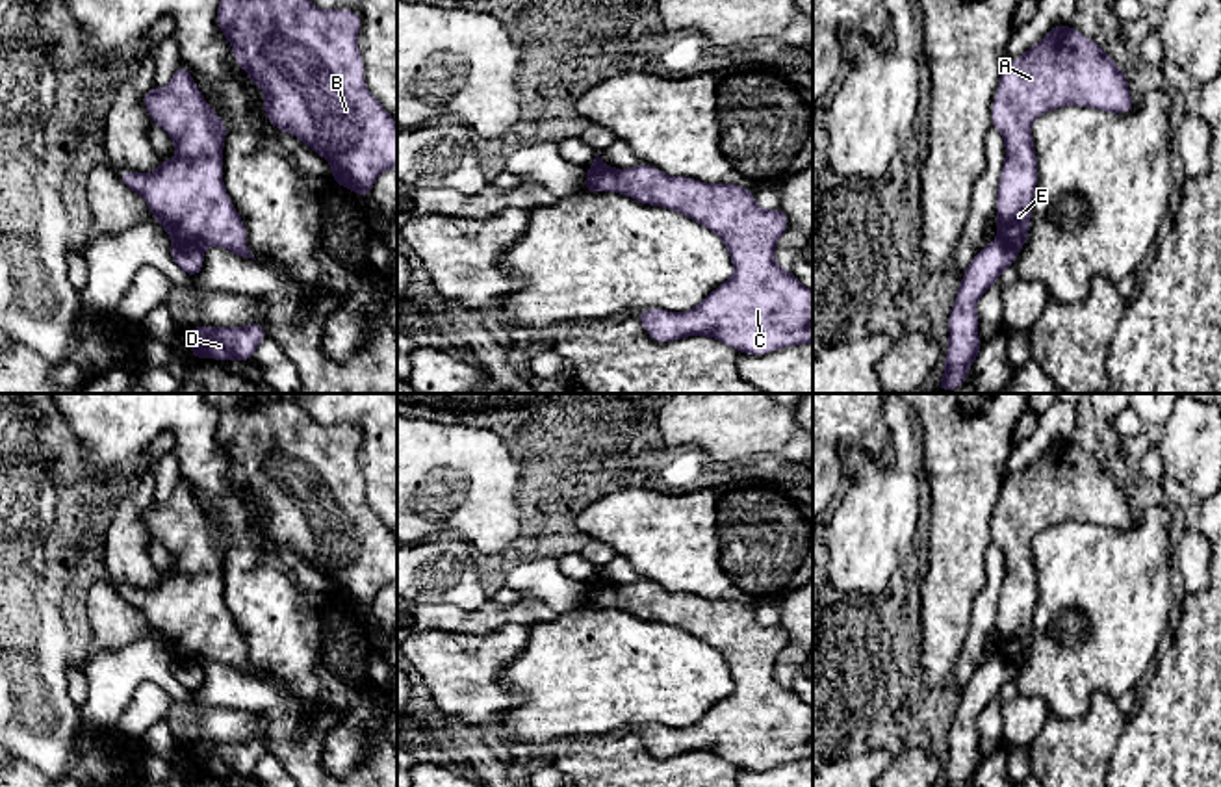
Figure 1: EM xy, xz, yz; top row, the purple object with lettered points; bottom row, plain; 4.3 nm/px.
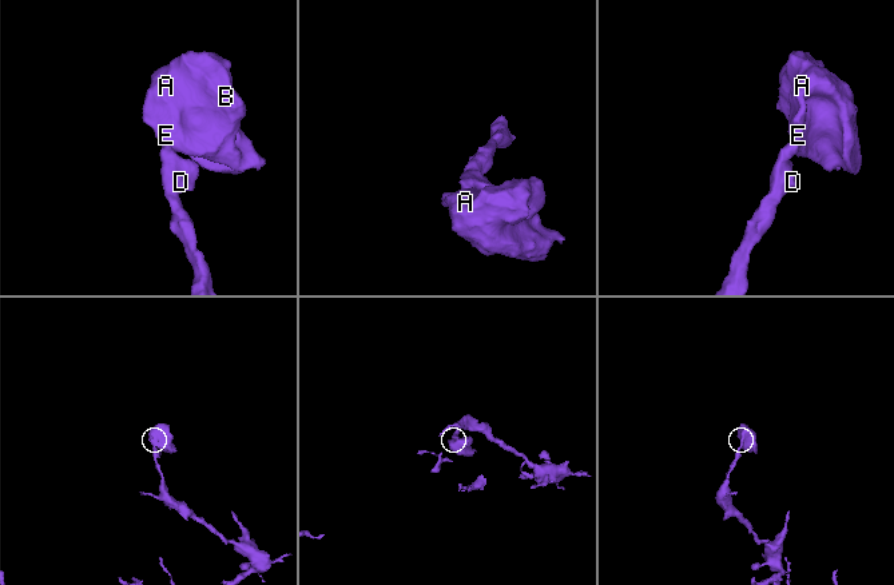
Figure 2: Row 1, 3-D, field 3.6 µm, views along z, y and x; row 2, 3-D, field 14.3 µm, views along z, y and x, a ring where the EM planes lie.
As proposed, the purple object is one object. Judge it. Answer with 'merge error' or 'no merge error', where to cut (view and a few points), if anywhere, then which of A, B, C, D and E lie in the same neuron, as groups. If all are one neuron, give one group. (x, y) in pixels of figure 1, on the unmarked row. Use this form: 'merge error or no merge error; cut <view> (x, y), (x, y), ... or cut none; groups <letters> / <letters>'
merge error; cut xy (171, 656), (182, 656), (201, 665); groups A B C E / D

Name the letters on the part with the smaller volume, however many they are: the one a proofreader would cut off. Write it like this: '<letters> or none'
A, B, C, E

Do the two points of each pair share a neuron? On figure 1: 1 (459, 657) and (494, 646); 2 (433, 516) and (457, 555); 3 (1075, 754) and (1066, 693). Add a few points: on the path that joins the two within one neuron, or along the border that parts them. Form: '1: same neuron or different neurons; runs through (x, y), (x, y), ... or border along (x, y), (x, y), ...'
1: same neuron; runs through (468, 657), (485, 656)
2: different neurons; border along (416, 541), (457, 537), (474, 548)
3: different neurons; border along (1103, 693), (1092, 696), (1080, 719), (1049, 715)

